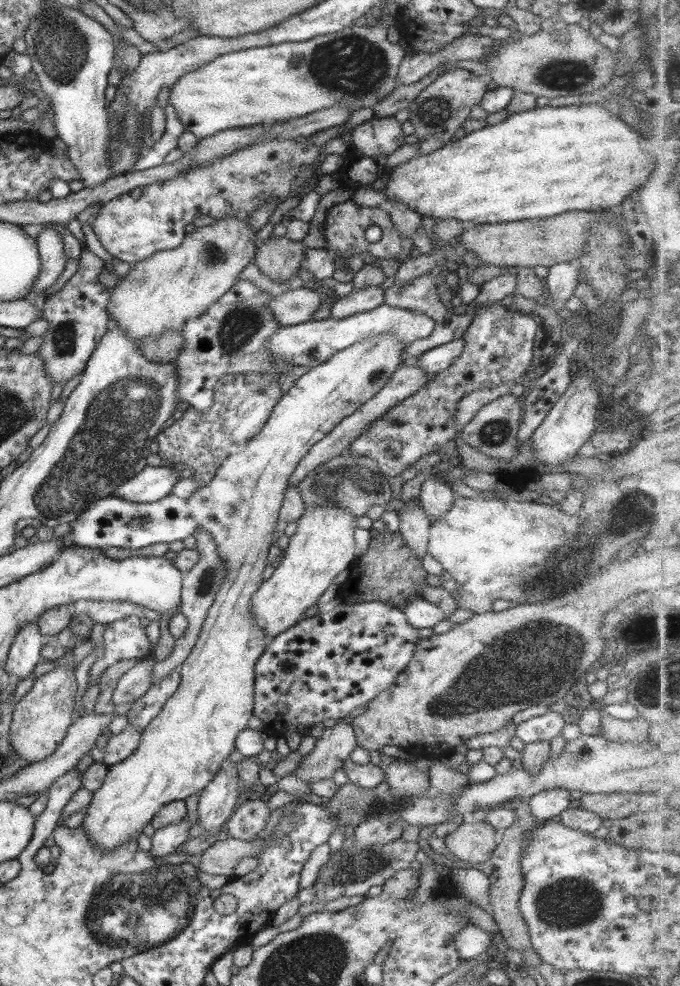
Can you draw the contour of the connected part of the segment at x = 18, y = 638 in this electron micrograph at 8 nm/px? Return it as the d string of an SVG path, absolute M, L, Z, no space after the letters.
M30 620L17 631L10 644L4 668L5 676L13 674L19 679L27 678L40 662L41 647L36 620Z

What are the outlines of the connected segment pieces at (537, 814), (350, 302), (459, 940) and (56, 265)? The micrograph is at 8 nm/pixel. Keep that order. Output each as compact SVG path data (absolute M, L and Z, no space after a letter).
M551 788L533 794L528 798L529 810L536 823L556 820L569 807L569 792L563 788Z
M379 285L368 286L361 290L350 290L344 297L335 298L329 312L329 318L347 318L351 314L369 311L384 302L384 290Z
M470 923L459 928L459 931L453 937L452 943L460 958L471 960L471 958L475 958L475 956L484 952L494 952L492 944L495 940L496 937L479 930Z
M50 228L41 229L34 240L36 240L40 260L40 271L34 286L24 296L29 300L41 294L45 288L51 286L59 278L67 259L64 255L63 241L57 231Z

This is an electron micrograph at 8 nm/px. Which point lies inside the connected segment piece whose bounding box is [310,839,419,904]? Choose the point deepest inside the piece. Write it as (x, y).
(351, 872)

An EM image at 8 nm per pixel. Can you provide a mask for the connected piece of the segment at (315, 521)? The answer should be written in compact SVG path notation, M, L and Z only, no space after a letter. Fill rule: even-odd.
M314 506L305 509L296 520L296 527L283 550L275 570L251 596L249 610L255 622L272 638L292 627L299 615L315 604L331 580L350 566L356 557L353 530L357 527L356 516L336 506Z

